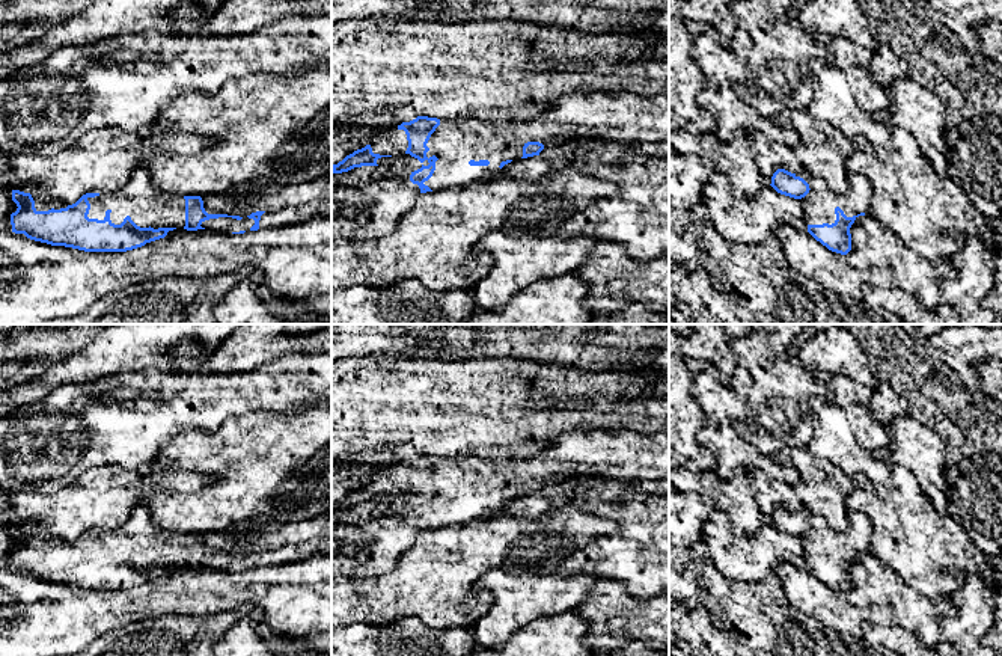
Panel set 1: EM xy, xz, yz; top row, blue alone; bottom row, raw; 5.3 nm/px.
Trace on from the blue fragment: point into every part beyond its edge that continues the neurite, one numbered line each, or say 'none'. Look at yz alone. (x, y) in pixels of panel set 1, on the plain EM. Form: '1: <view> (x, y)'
1: yz (818, 543)

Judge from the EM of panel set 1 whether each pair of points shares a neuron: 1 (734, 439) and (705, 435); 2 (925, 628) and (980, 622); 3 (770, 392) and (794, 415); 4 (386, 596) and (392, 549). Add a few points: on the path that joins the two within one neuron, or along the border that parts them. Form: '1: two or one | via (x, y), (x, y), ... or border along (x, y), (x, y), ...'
1: one | via (727, 439), (713, 438)
2: two | border along (942, 617), (939, 640)
3: one | via (776, 398), (788, 410)
4: two | border along (413, 542), (386, 570), (356, 579)

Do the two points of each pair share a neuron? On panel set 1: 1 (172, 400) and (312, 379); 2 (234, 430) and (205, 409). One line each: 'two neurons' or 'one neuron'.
1: one neuron
2: two neurons

